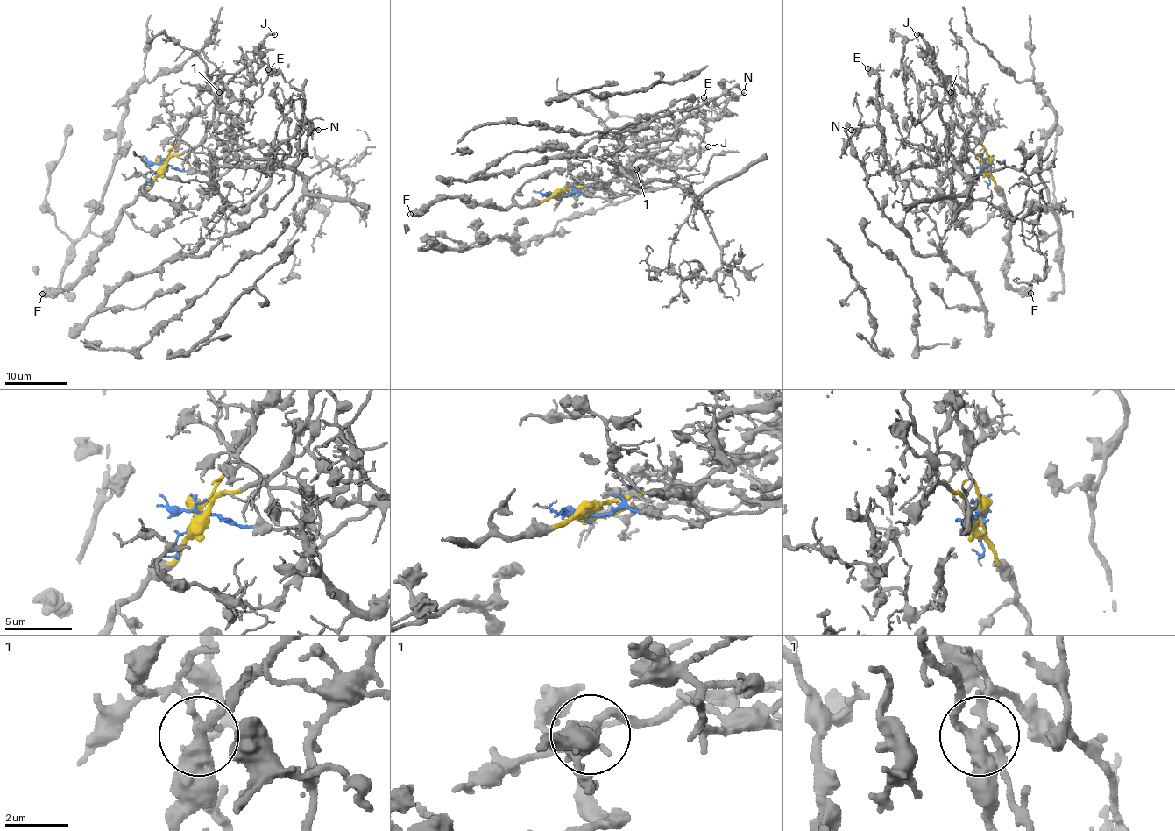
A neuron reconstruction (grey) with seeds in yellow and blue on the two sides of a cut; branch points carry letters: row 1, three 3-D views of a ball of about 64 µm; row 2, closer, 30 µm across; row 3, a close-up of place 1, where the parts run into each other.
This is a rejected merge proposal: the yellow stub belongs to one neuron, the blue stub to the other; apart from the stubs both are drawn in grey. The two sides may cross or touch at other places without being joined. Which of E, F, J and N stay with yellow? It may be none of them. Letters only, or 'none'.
F, J

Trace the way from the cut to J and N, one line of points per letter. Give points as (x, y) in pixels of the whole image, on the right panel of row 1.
J: (987, 164), (985, 165), (972, 152), (952, 109), (952, 96), (931, 59), (930, 46), (916, 34)
N: (987, 164), (975, 175), (966, 161), (956, 163), (955, 210), (931, 167), (893, 169), (882, 131), (851, 131)

